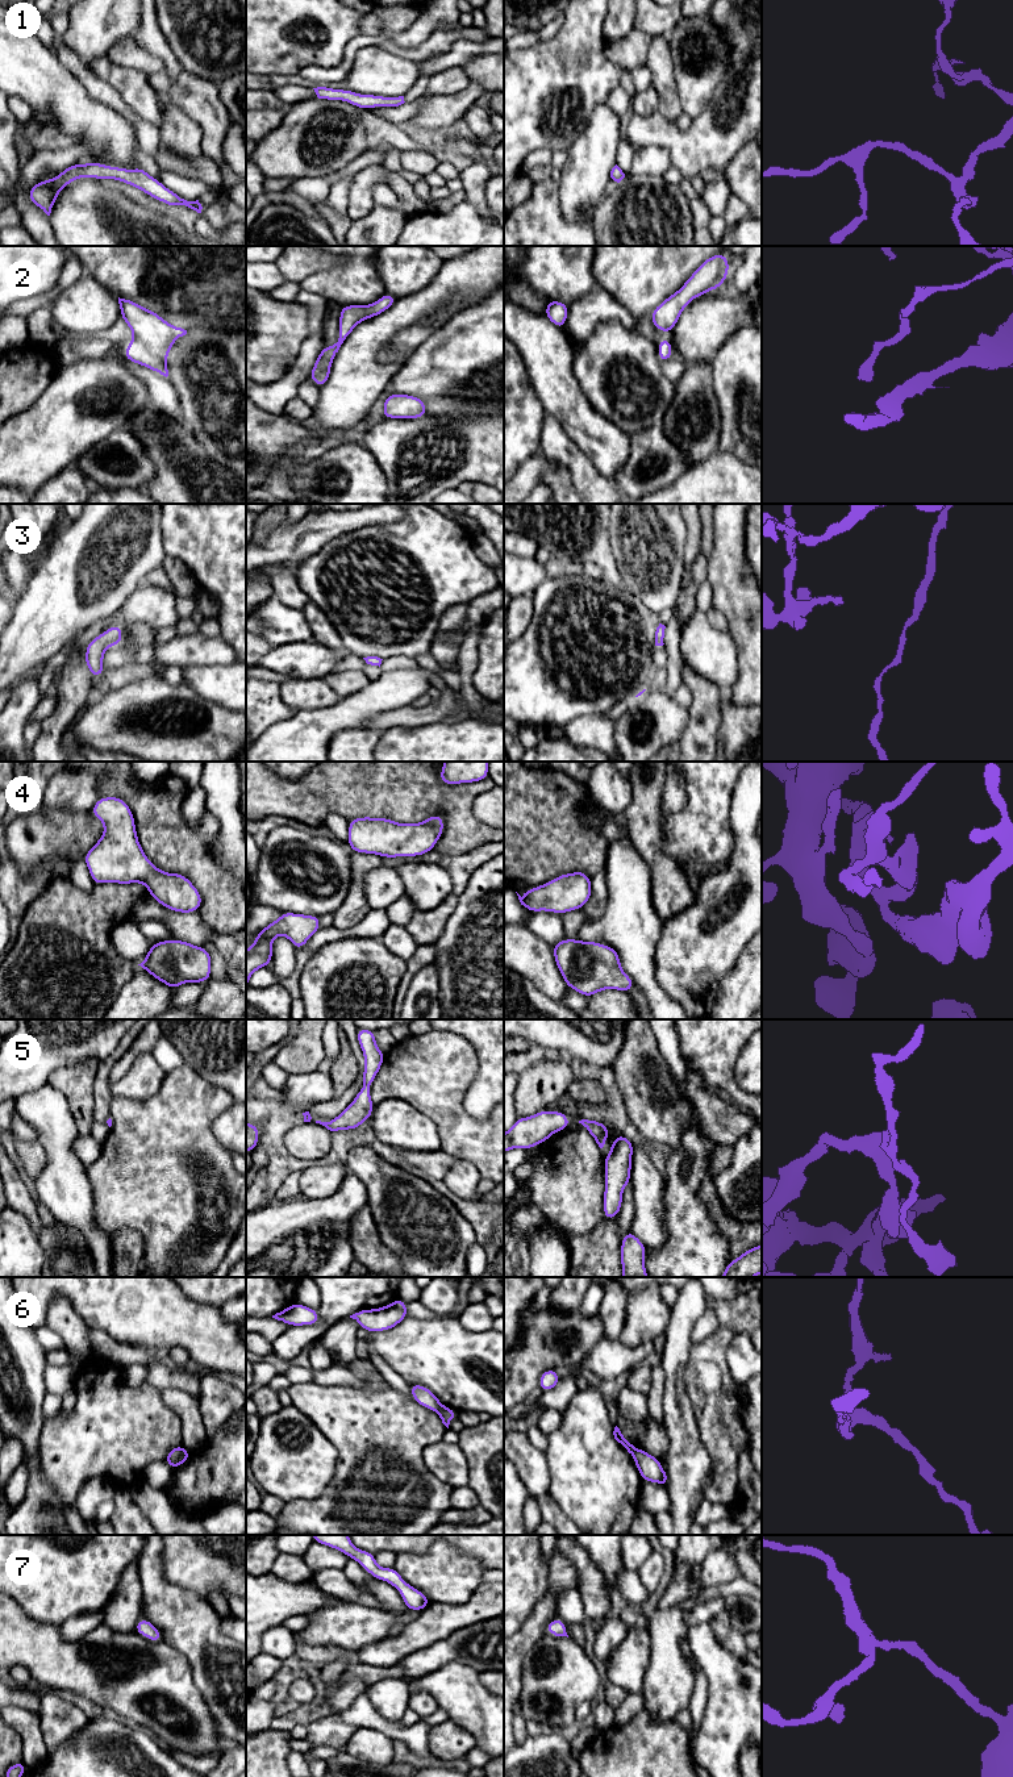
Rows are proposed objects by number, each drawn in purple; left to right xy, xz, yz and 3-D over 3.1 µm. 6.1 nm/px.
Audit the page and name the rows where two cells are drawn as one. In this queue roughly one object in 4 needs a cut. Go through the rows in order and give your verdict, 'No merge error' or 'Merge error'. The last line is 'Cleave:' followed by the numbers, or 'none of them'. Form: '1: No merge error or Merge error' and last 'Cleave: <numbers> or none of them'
1: No merge error
2: No merge error
3: No merge error
4: No merge error
5: No merge error
6: Merge error
7: No merge error
Cleave: 6

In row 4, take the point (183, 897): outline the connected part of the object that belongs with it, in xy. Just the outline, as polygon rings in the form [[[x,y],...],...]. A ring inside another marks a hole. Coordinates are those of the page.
[[[101,797],[91,813],[104,823],[104,835],[84,855],[93,884],[142,883],[162,906],[178,913],[197,912],[203,898],[182,873],[157,868],[137,837],[130,806],[121,797]]]

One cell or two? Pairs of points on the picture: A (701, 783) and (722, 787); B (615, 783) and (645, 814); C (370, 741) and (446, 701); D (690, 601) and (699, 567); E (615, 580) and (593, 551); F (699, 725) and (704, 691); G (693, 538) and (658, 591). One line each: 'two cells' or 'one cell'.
A: one cell
B: two cells
C: two cells
D: one cell
E: one cell
F: one cell
G: two cells

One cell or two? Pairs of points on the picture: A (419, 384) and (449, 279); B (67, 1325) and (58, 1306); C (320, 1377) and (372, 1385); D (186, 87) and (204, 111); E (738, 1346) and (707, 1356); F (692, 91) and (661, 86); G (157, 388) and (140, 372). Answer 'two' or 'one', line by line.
A: two
B: one
C: one
D: one
E: two
F: two
G: one

